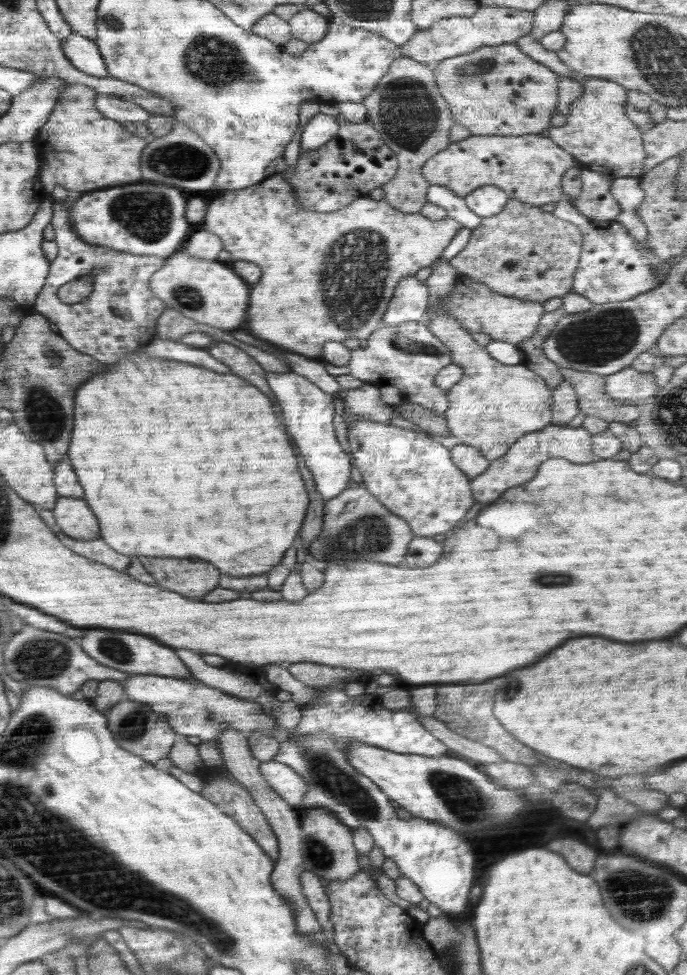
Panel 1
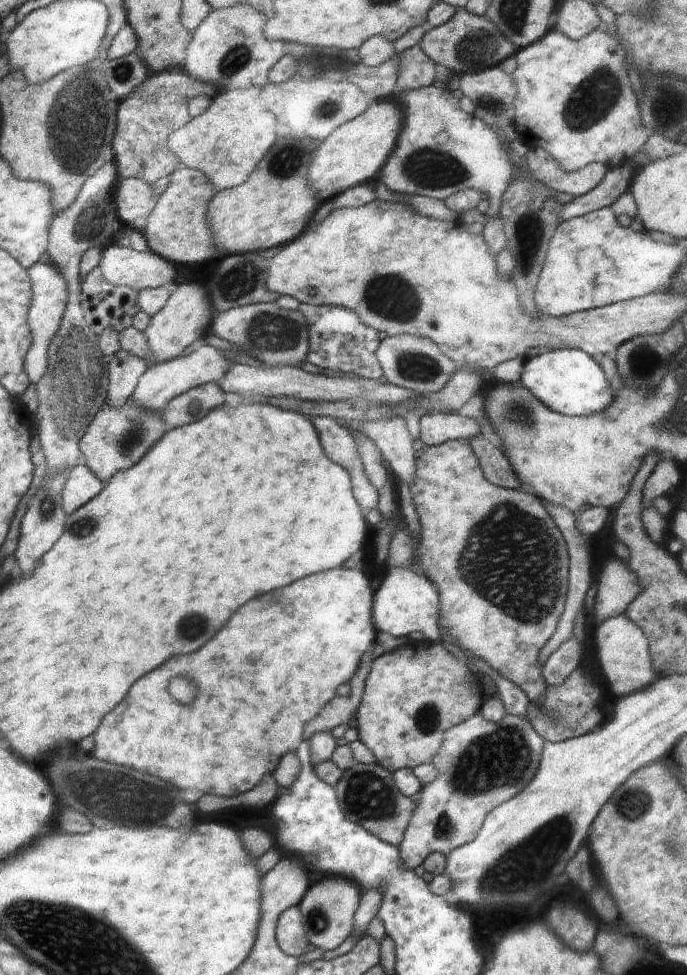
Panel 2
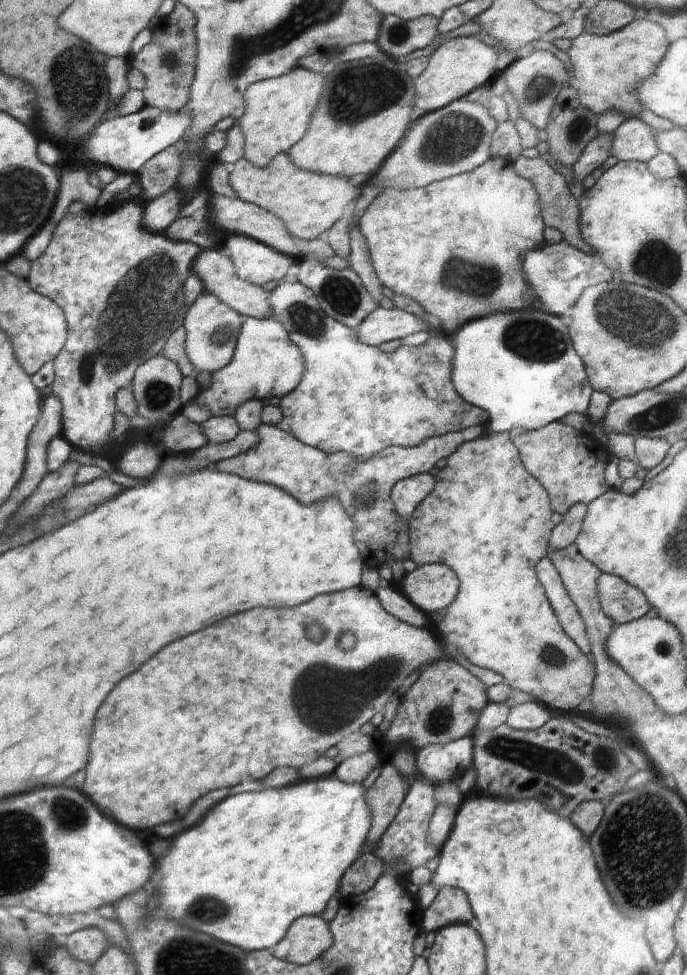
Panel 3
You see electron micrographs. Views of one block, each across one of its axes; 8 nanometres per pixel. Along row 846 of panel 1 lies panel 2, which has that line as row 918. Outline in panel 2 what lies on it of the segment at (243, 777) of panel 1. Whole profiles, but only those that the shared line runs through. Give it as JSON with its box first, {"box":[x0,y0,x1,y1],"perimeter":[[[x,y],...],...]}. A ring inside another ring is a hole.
{"box":[275,905,309,957],"perimeter":[[[299,905],[288,907],[282,912],[277,922],[275,937],[286,954],[299,957],[307,952],[305,947],[309,942],[305,936]]]}

